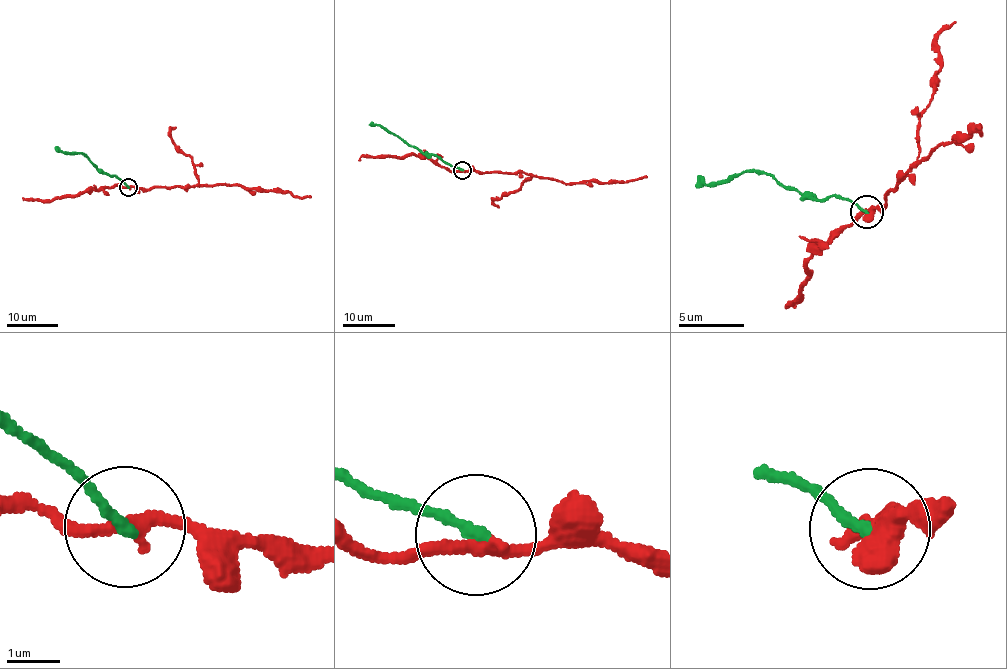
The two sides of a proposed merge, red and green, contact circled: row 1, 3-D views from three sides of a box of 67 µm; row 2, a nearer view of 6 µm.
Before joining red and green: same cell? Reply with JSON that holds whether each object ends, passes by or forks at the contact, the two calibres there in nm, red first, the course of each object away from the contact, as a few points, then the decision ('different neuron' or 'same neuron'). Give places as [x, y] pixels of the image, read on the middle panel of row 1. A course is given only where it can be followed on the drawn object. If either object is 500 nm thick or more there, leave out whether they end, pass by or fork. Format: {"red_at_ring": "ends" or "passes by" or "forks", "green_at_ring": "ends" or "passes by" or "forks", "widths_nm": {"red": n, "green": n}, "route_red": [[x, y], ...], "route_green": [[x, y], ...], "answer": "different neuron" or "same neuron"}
{"red_at_ring": "passes by", "green_at_ring": "ends", "widths_nm": {"red": 280, "green": 220}, "route_red": [[462, 169], [486, 173], [523, 172], [575, 184], [591, 180], [626, 182], [646, 175]], "route_green": [[462, 169], [433, 155], [425, 154], [379, 125], [369, 124]], "answer": "different neuron"}

